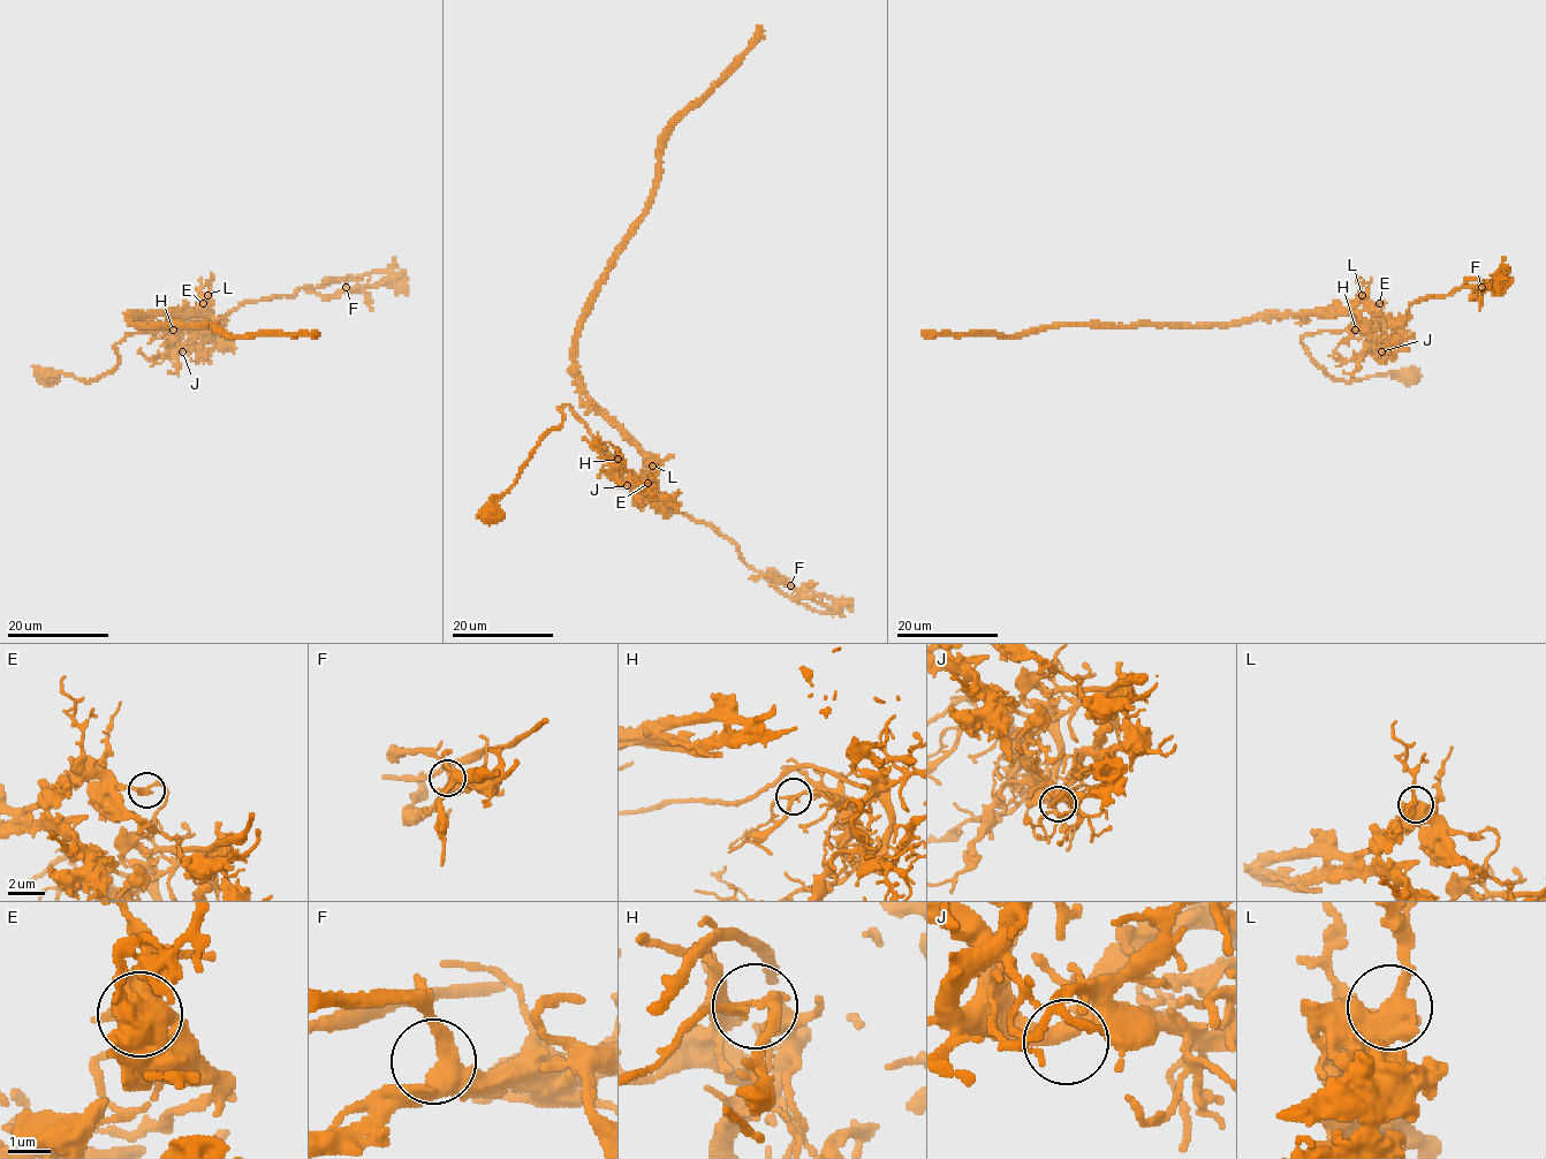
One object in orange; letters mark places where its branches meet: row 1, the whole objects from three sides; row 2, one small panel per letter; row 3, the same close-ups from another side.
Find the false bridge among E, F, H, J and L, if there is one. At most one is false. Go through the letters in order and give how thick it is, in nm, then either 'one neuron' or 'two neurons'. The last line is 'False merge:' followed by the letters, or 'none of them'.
E: calibre 160 nm; two neurons
F: calibre 400 nm; one neuron
H: calibre 190 nm; one neuron
J: calibre 340 nm; one neuron
L: calibre 480 nm; one neuron
False merge: E

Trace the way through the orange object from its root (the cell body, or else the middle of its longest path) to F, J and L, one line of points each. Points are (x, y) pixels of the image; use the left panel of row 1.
F: (160, 311), (204, 300), (212, 312), (203, 318), (219, 318), (245, 302), (389, 273), (346, 287)
J: (160, 311), (206, 317), (209, 333), (202, 330), (182, 351)
L: (160, 311), (196, 309), (207, 295)

